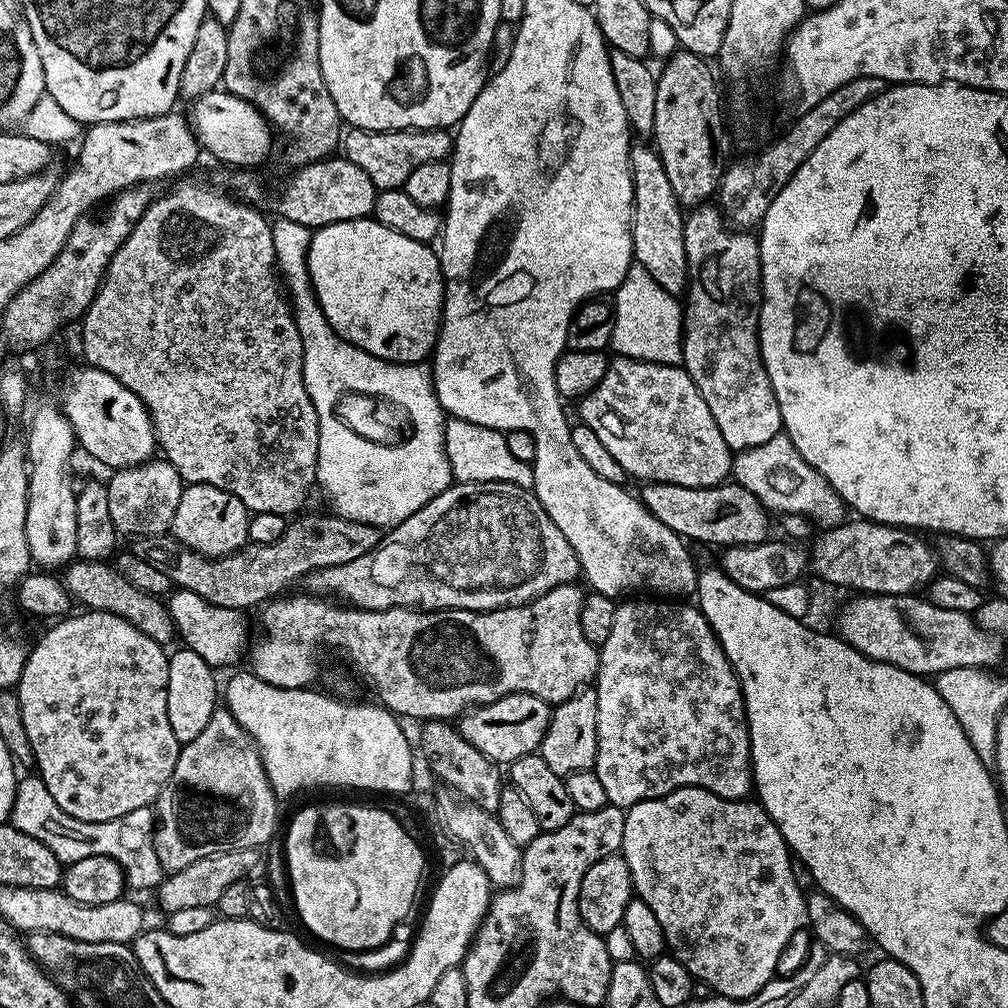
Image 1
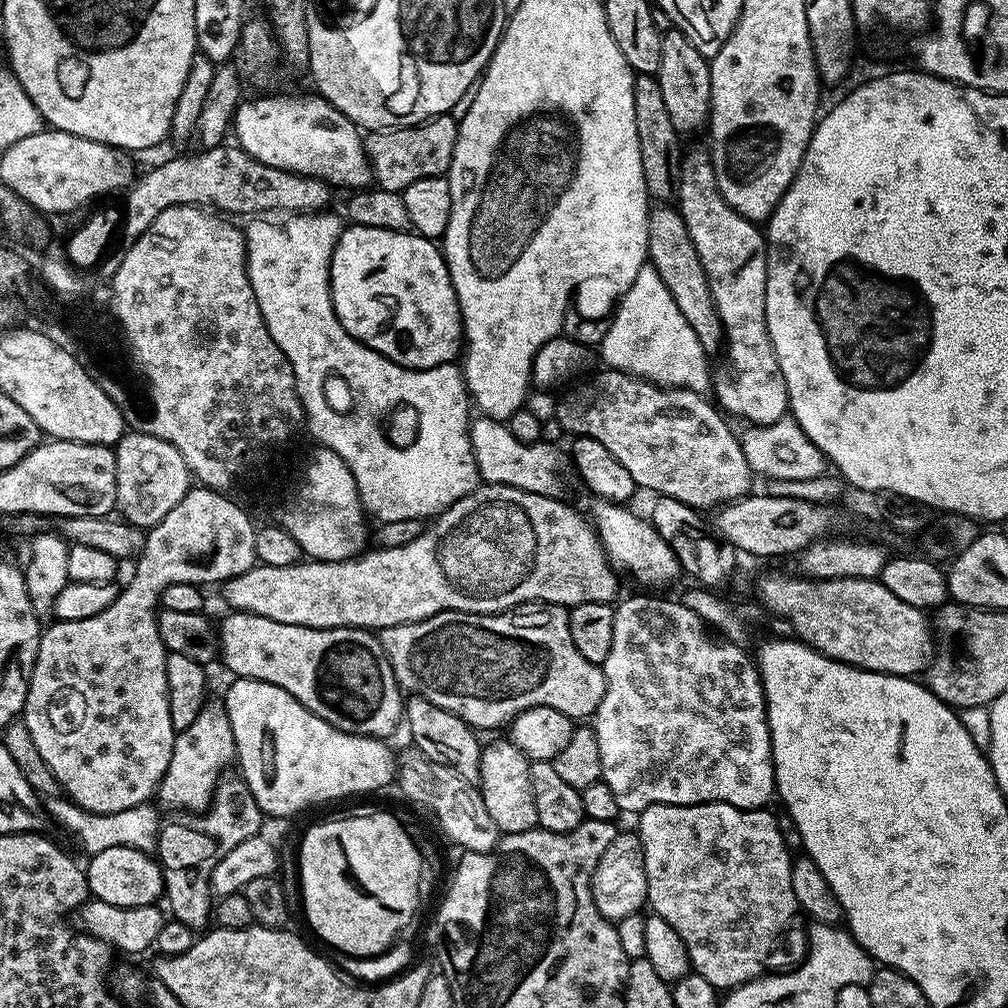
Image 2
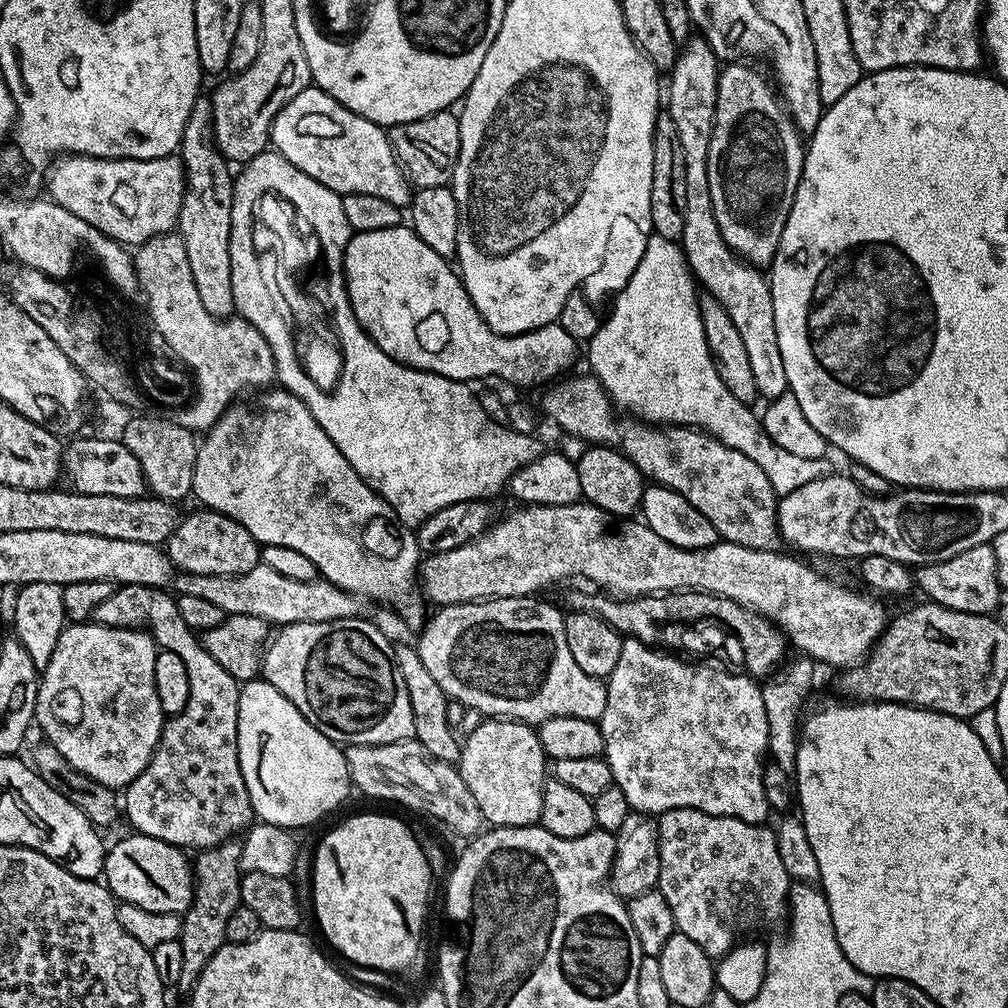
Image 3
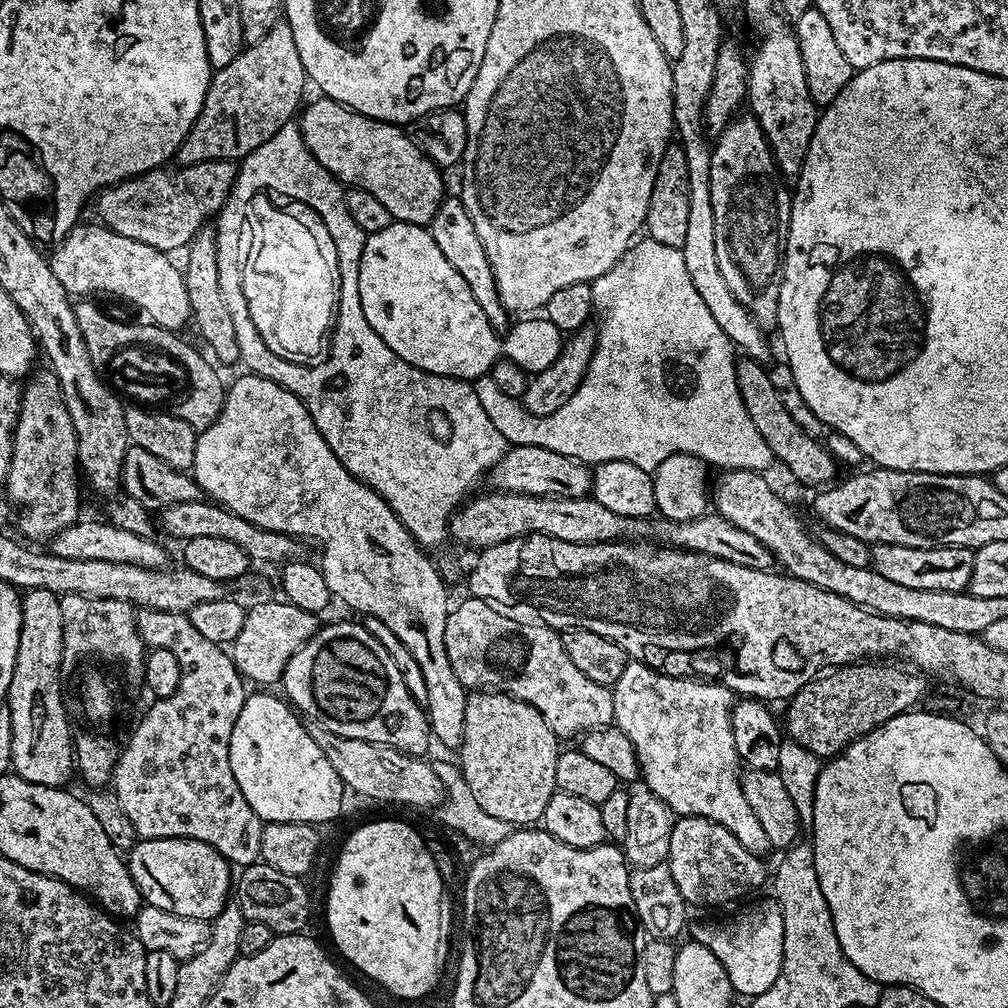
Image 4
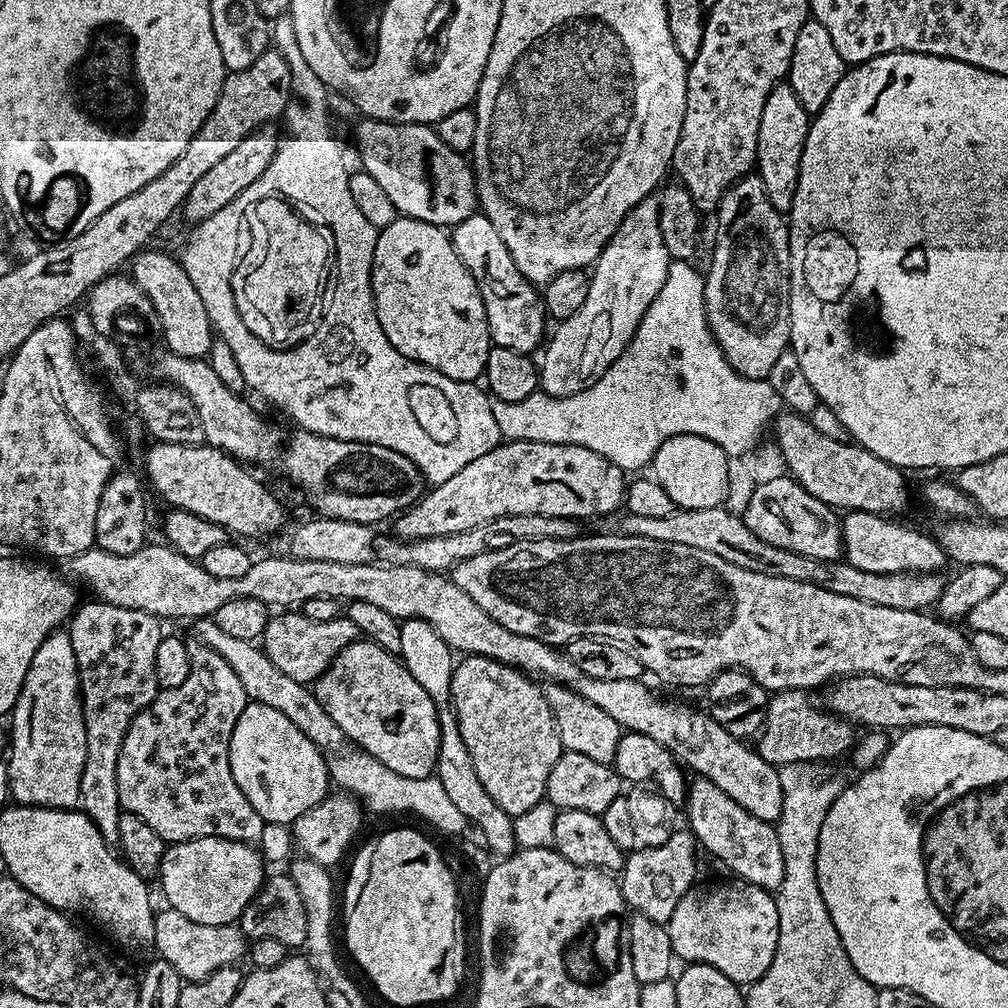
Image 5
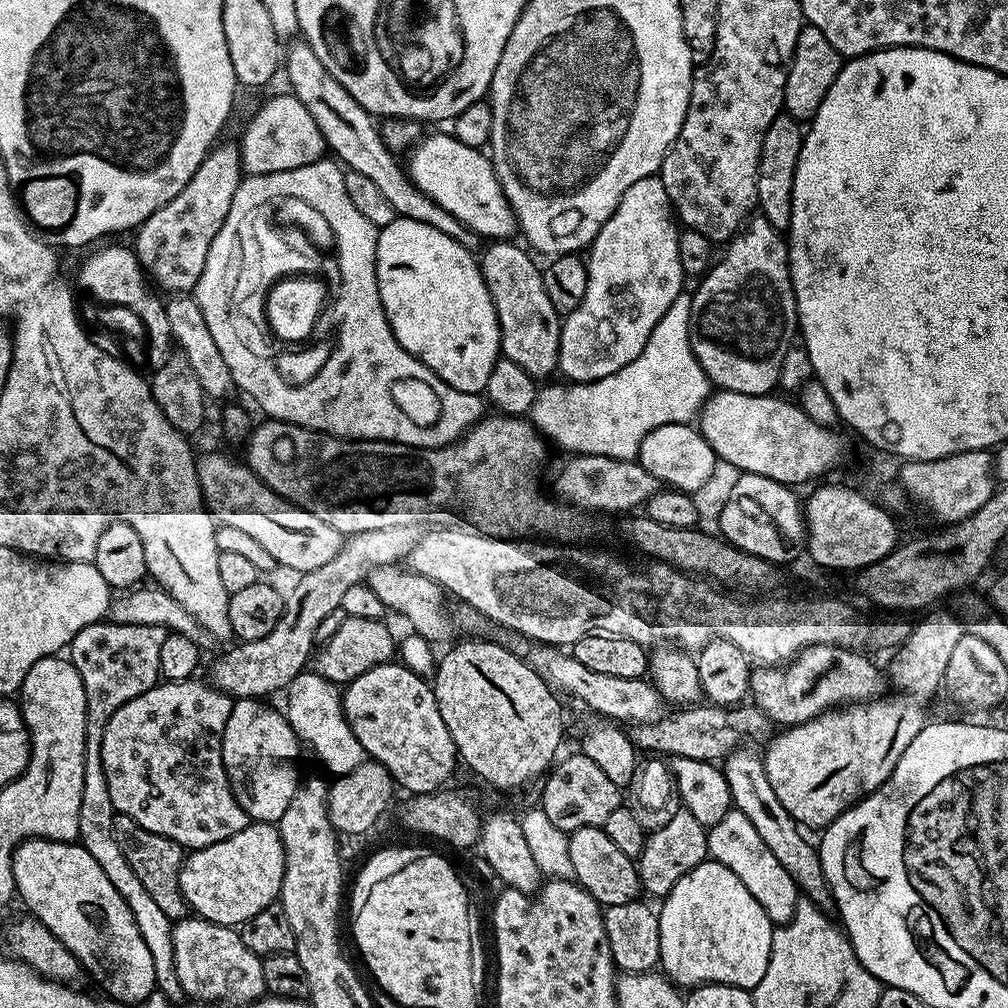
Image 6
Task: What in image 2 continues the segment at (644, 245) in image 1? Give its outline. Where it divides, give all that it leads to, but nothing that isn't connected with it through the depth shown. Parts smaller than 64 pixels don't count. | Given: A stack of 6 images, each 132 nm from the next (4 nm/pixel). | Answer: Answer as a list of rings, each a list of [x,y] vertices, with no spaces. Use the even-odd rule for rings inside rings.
[[[656,206],[649,211],[648,260],[654,270],[658,270],[658,278],[666,282],[666,290],[670,290],[670,298],[674,298],[678,310],[682,310],[682,318],[686,318],[690,330],[698,334],[702,350],[709,354],[715,354],[719,348],[721,351],[724,344],[722,318],[718,318],[718,306],[714,306],[706,270],[702,270],[698,250],[694,250],[694,242],[690,242],[690,230],[686,230],[686,222],[679,207]]]

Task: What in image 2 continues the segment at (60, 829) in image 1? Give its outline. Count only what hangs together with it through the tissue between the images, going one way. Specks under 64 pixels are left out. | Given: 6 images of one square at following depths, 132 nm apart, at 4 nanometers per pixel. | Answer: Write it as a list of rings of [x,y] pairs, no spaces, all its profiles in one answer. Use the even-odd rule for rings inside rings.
[[[52,798],[47,801],[46,812],[53,816],[88,854],[102,850],[110,850],[110,846],[130,846],[134,850],[152,854],[156,850],[156,839],[160,837],[162,816],[151,803],[139,804],[130,810],[122,810],[114,814],[98,814],[86,812],[67,798]]]

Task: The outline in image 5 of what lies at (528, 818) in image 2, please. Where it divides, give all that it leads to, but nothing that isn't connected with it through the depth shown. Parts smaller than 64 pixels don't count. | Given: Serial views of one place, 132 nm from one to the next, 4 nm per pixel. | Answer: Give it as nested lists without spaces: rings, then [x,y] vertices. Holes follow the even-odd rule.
[[[465,655],[461,660],[464,661],[461,664],[459,661],[452,669],[450,704],[456,714],[462,742],[466,742],[466,750],[470,750],[474,770],[478,770],[478,778],[482,786],[486,786],[486,794],[490,794],[508,816],[515,818],[526,814],[526,810],[537,807],[545,799],[550,770],[554,770],[554,762],[558,762],[562,751],[548,699],[535,679],[509,664],[491,660],[489,656]]]

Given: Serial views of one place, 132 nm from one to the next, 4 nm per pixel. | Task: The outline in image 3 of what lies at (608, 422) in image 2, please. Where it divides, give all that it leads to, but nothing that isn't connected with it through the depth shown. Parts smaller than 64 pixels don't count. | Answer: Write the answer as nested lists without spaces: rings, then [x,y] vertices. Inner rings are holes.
[[[572,375],[557,379],[547,389],[548,401],[544,404],[549,418],[568,432],[564,434],[596,446],[618,446],[645,478],[682,494],[714,526],[717,537],[727,543],[767,552],[781,547],[776,524],[778,497],[758,462],[750,462],[746,454],[730,450],[699,428],[657,426],[639,418],[616,420],[617,409],[595,376]]]

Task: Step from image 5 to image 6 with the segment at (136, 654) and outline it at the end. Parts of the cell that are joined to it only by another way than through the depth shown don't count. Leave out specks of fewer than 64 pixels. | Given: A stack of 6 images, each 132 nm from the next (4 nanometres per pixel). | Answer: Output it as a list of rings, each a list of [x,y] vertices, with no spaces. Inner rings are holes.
[[[111,622],[91,624],[78,630],[78,634],[73,638],[70,645],[70,659],[78,670],[82,678],[82,686],[86,690],[86,750],[84,751],[84,773],[82,774],[82,803],[78,809],[78,842],[84,847],[86,854],[90,854],[94,862],[102,866],[106,878],[110,878],[110,883],[114,885],[114,890],[122,894],[122,902],[130,906],[134,914],[134,922],[138,922],[138,934],[142,934],[142,942],[146,942],[146,950],[150,950],[150,958],[154,958],[154,974],[158,991],[166,999],[179,1002],[185,999],[185,995],[182,982],[178,982],[178,970],[174,970],[174,946],[172,945],[174,922],[166,914],[162,914],[162,909],[154,903],[154,898],[150,898],[146,886],[142,886],[138,874],[134,874],[134,866],[126,862],[126,854],[122,854],[122,846],[118,846],[118,838],[114,838],[114,818],[118,813],[114,802],[110,802],[110,786],[106,786],[106,770],[102,770],[102,734],[106,722],[110,722],[118,706],[126,706],[130,698],[138,698],[156,687],[161,679],[158,653],[162,650],[162,642],[166,642],[168,633],[168,629],[162,626],[122,626]]]

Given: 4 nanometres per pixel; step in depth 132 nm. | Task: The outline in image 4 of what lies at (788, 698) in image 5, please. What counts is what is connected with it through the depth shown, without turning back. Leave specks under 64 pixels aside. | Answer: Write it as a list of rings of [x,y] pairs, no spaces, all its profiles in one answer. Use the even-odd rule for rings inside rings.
[[[857,662],[825,671],[806,686],[802,686],[802,690],[798,690],[795,696],[787,701],[788,713],[785,714],[784,720],[782,716],[787,739],[821,758],[839,756],[858,738],[890,722],[890,718],[903,712],[913,711],[919,705],[916,703],[927,694],[928,683],[930,680],[927,675],[916,670],[909,670],[904,666],[897,666],[892,662]]]

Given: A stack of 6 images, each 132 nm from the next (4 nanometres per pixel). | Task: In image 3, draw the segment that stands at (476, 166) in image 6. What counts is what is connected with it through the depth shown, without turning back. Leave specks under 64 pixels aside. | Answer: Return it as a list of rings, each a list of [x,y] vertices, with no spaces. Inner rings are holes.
[[[315,86],[302,90],[282,109],[272,123],[270,144],[302,174],[310,174],[322,186],[341,194],[378,194],[401,210],[411,205],[413,185],[396,161],[389,133],[342,106],[333,96]]]

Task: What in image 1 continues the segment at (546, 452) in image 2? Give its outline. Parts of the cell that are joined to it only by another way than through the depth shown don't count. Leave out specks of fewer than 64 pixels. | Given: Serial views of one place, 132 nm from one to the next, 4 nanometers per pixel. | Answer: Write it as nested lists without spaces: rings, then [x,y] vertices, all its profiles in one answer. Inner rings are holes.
[[[447,417],[444,423],[444,449],[451,464],[453,479],[457,483],[506,481],[529,490],[533,486],[533,467],[527,462],[517,460],[508,449],[506,434],[492,427]]]

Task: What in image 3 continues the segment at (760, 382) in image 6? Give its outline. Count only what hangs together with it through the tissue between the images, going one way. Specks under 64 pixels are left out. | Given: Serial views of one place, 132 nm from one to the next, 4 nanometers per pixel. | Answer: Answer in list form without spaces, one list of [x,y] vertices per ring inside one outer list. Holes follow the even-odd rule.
[[[732,62],[720,70],[716,117],[708,155],[710,202],[714,206],[718,230],[722,230],[722,238],[726,238],[726,246],[733,248],[749,264],[768,266],[776,256],[778,242],[798,190],[806,140],[788,115],[769,77],[764,77],[758,69],[748,64],[751,63]]]

